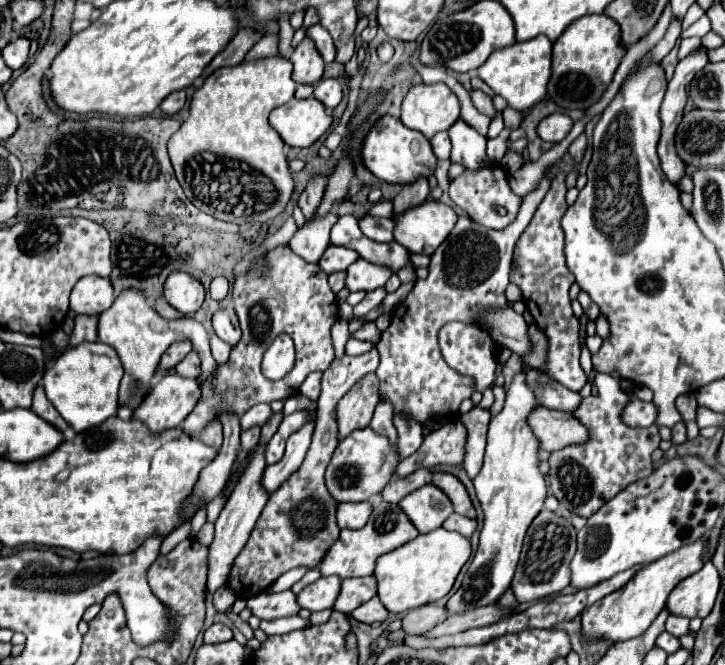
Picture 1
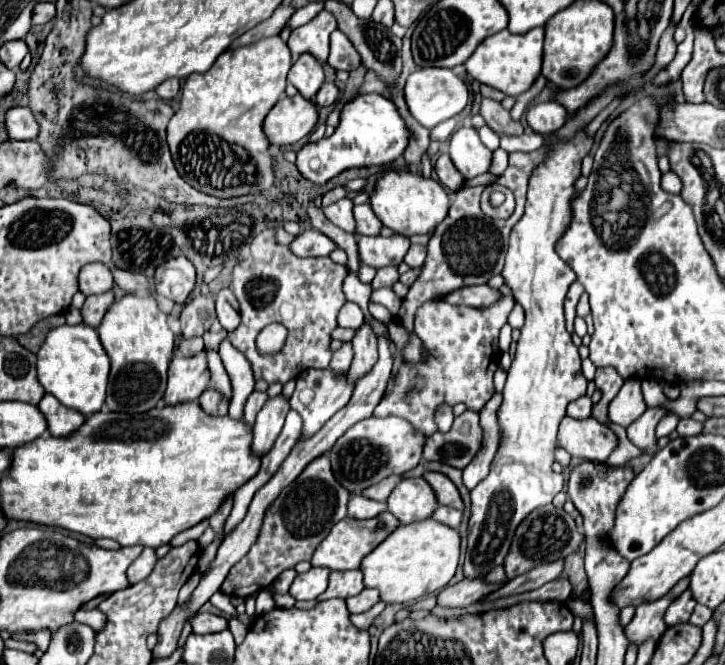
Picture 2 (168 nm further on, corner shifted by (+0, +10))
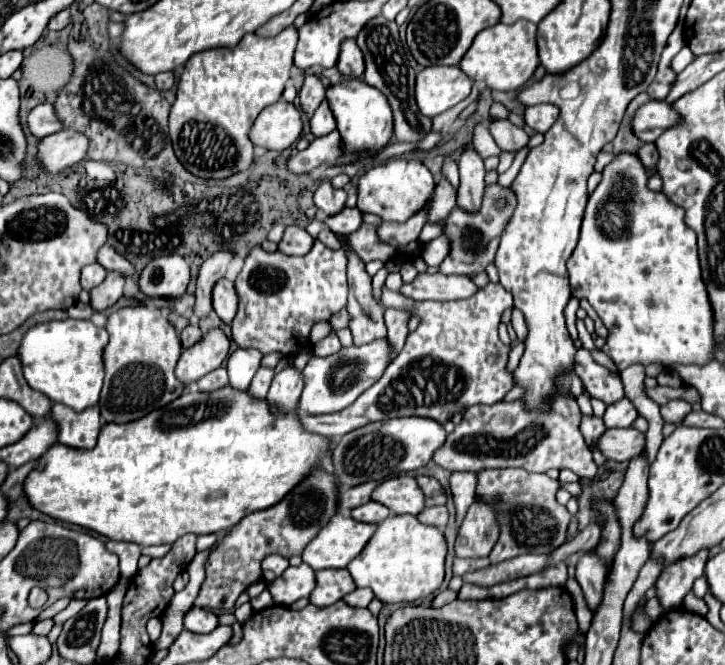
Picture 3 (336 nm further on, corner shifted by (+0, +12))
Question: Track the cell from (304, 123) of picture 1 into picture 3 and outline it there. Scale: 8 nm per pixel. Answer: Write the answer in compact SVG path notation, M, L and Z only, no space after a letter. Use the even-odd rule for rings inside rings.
M284 100L264 108L248 132L254 146L266 150L286 150L300 138L302 112Z

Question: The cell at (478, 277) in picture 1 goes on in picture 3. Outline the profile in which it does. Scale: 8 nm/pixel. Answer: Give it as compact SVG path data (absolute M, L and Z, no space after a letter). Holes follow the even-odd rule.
M498 184L494 186L486 186L486 194L484 194L484 204L480 208L480 212L476 214L468 214L462 212L460 208L452 210L446 218L446 230L444 234L450 238L452 250L446 256L446 260L440 264L440 272L442 274L462 274L462 276L476 276L478 272L484 272L484 268L494 262L496 250L498 250L498 240L500 240L500 232L506 226L506 220L510 218L510 212L514 212L514 204L508 204L504 208L496 208L496 200L498 196L512 200L514 192L510 188L500 188Z

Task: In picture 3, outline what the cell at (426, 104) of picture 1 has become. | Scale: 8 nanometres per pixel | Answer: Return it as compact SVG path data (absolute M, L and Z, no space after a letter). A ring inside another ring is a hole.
M428 66L416 76L416 102L424 116L434 118L440 112L468 98L470 88L472 88L472 80L464 72L460 72L458 66Z

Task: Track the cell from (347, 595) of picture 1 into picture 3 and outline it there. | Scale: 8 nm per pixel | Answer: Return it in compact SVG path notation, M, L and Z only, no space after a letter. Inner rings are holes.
M346 568L318 570L316 572L316 588L310 594L310 602L314 606L330 606L330 604L342 600L354 588L356 588L354 580Z

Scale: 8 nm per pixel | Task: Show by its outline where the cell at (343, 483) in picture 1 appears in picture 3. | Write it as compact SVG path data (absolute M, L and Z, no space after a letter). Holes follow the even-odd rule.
M390 418L382 422L366 424L364 428L358 428L346 436L342 436L332 452L332 466L338 474L338 480L342 486L358 486L364 482L382 482L388 478L394 478L402 472L418 470L426 466L434 452L446 442L448 432L444 426L432 418Z

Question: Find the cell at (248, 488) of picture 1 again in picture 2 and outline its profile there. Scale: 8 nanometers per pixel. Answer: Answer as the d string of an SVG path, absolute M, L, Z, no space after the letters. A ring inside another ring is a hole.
M280 394L276 398L270 398L266 402L266 406L258 412L256 416L256 424L254 424L254 438L252 438L252 450L254 454L264 454L270 450L270 446L274 444L274 440L278 438L282 426L284 426L284 418L290 410L288 400Z

